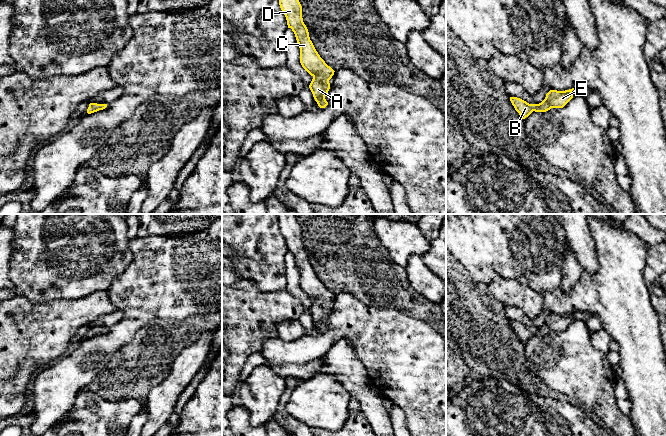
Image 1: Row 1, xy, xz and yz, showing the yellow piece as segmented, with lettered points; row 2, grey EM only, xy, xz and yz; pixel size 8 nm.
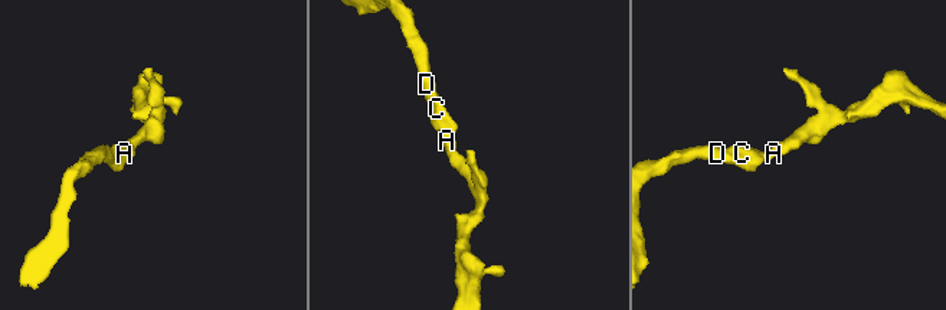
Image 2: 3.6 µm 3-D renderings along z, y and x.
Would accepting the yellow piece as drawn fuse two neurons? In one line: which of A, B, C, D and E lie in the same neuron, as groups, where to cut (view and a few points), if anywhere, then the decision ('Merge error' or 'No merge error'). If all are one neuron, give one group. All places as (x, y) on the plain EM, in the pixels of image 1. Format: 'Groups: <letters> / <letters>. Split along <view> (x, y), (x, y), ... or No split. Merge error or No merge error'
Groups: A B C D E. No split. No merge error

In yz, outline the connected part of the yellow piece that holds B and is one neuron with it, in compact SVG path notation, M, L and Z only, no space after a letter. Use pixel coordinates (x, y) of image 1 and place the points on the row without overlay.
M574 312L565 315L550 314L539 328L529 328L517 321L510 321L510 325L520 341L525 343L533 335L546 336L551 332L563 332L573 322L573 314Z

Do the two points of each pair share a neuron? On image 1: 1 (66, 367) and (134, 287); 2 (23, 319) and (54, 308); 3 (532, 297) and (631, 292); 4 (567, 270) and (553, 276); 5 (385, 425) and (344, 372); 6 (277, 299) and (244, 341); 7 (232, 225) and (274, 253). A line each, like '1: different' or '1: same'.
1: same
2: same
3: different
4: different
5: same
6: same
7: same

